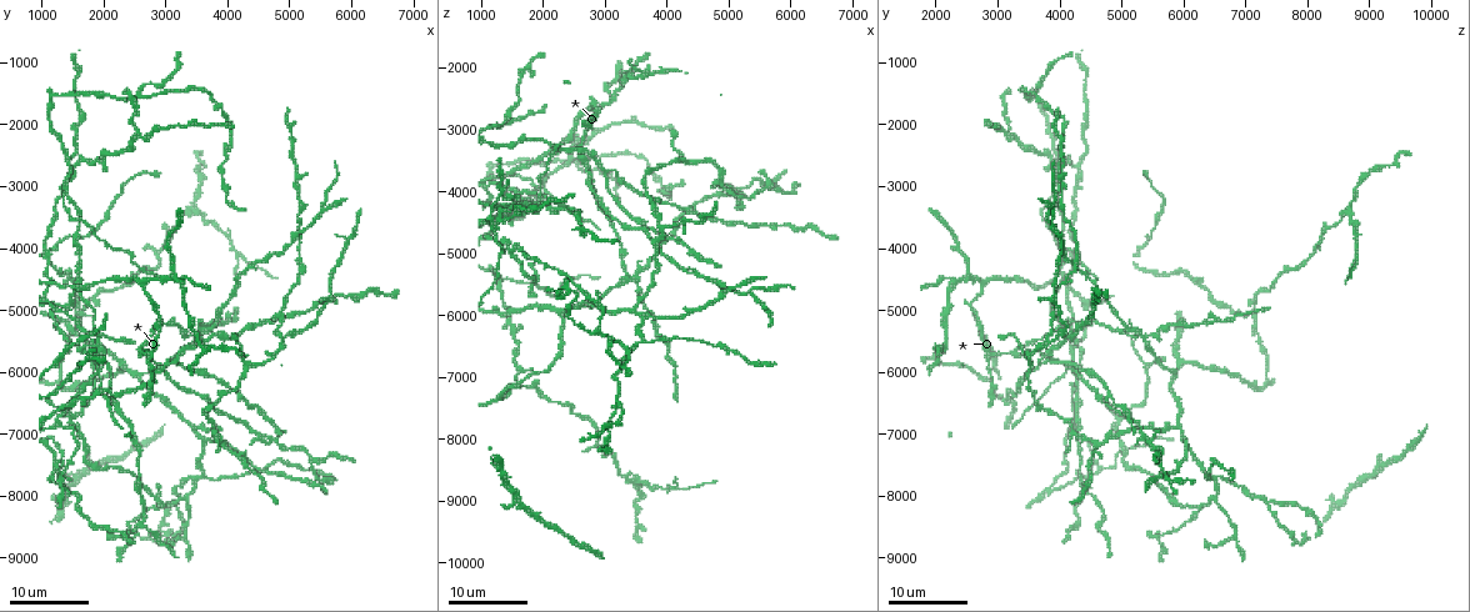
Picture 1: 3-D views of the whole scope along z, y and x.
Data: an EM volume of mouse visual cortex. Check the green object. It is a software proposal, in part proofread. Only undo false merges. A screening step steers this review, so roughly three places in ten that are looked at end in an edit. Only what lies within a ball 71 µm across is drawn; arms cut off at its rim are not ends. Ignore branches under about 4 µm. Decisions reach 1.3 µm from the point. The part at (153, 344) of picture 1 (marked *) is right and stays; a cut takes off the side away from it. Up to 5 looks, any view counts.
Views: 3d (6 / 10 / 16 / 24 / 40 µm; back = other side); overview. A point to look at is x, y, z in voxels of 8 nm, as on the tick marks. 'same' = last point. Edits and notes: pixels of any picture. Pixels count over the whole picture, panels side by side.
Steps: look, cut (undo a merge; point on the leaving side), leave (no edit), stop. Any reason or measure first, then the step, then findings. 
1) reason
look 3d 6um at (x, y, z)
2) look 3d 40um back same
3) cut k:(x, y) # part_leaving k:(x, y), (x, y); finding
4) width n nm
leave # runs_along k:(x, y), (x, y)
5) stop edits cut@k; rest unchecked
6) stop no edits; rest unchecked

looks like a crossing
look 3d 16um at (3500, 5550, 5400)

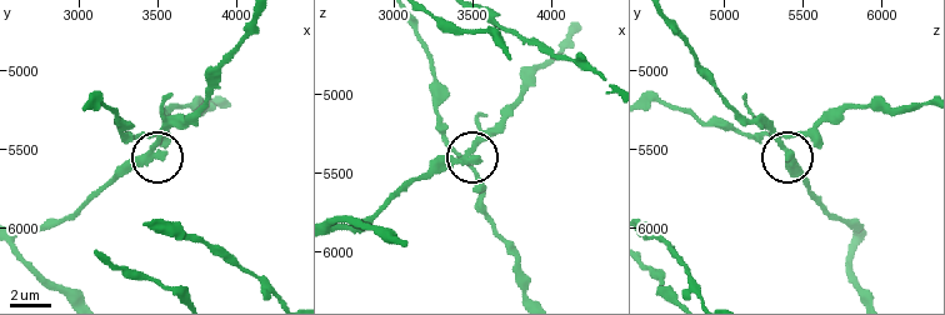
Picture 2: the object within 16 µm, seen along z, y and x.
look 3d 10um same

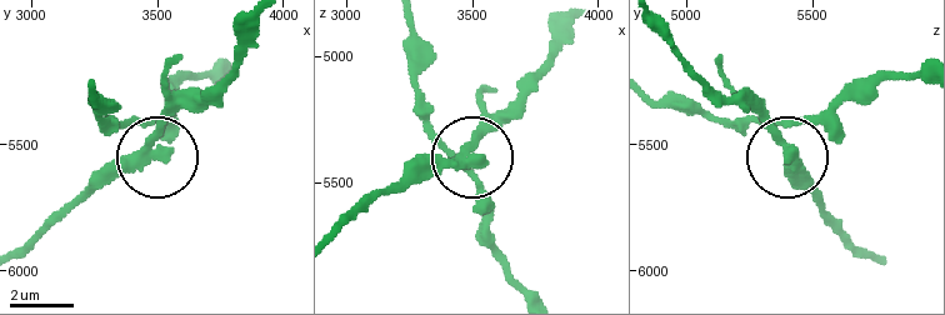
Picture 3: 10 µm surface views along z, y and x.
arms 4
leave # runs_along 3:(411, 24), (423, 113), (446, 144), (470, 158), (508, 115); continuous, no second neuron

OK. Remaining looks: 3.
three-way junction
look 3d 16um at (4850, 5450, 3800)

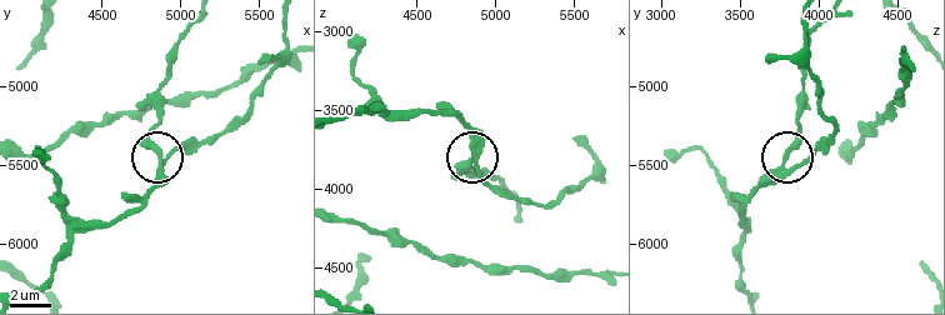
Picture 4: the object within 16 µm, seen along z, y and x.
look 3d 10um at (4880, 5480, 3800)

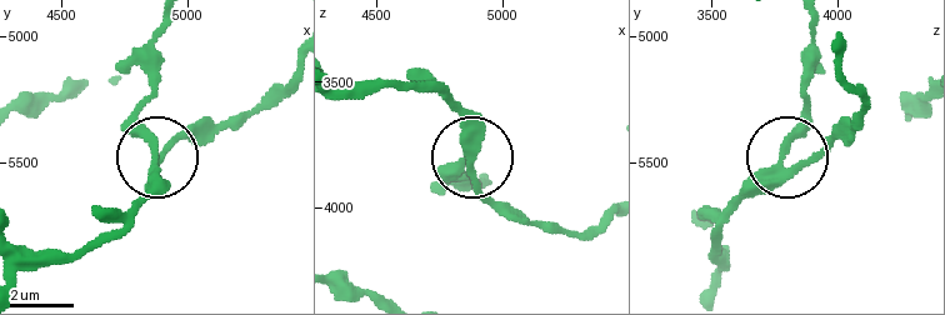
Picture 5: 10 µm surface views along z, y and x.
arms 3
leave # runs_along 5:(710, 284), (726, 211), (783, 163), (806, 160), (853, 134); one neuron here

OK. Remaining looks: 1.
stop no edits; rest unchecked

